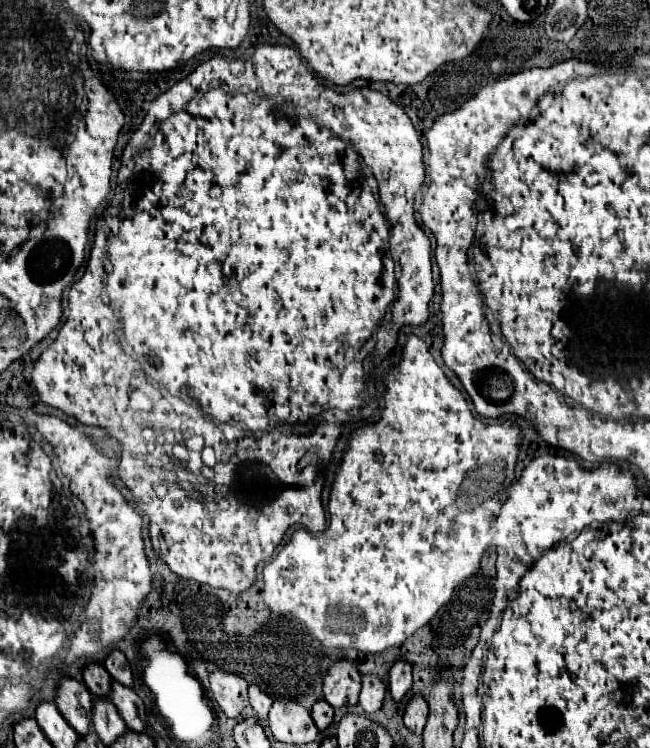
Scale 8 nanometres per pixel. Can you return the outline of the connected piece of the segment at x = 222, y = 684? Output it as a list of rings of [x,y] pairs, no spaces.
[[[214,671],[210,675],[210,691],[226,717],[240,721],[244,715],[248,715],[248,683],[242,677],[234,673]]]

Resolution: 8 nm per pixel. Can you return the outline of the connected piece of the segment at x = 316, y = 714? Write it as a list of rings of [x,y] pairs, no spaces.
[[[324,699],[312,707],[312,719],[314,719],[318,731],[326,731],[332,725],[332,715],[334,715],[334,711],[332,711],[332,707],[328,707],[328,703]]]

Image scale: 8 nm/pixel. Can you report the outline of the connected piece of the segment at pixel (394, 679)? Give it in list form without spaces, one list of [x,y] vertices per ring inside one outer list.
[[[406,659],[394,663],[394,667],[390,669],[390,679],[388,679],[388,687],[390,687],[390,695],[396,703],[402,703],[412,687],[412,667]]]

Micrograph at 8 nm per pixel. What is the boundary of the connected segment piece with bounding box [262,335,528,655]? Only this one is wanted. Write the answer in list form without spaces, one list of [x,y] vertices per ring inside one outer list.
[[[408,335],[408,341],[406,341],[406,345],[404,345],[404,351],[402,351],[402,361],[400,361],[400,363],[398,363],[398,367],[394,367],[394,369],[392,369],[392,371],[388,371],[388,373],[384,373],[384,387],[386,387],[386,393],[385,393],[385,396],[384,396],[384,398],[385,398],[385,404],[386,404],[386,411],[384,411],[384,415],[382,415],[382,419],[380,419],[380,421],[378,421],[378,423],[374,423],[374,425],[370,425],[370,427],[360,427],[360,429],[354,429],[354,431],[352,431],[352,435],[350,435],[350,437],[348,437],[348,447],[346,447],[346,451],[344,451],[344,455],[342,455],[342,461],[340,461],[340,465],[338,465],[338,469],[336,469],[336,473],[334,473],[334,481],[332,481],[332,489],[330,489],[330,501],[328,501],[328,513],[330,513],[330,523],[328,523],[328,529],[326,529],[326,531],[322,531],[322,533],[314,533],[314,535],[312,535],[312,533],[310,533],[310,535],[304,535],[304,531],[296,531],[296,533],[294,533],[294,535],[292,535],[292,537],[290,537],[290,541],[288,541],[288,543],[286,543],[286,545],[284,545],[284,547],[282,547],[282,551],[280,551],[280,553],[278,553],[278,555],[276,555],[276,557],[274,557],[274,559],[272,559],[272,561],[268,561],[268,563],[266,563],[266,565],[264,565],[264,569],[262,569],[262,577],[264,577],[264,603],[266,603],[266,607],[268,607],[268,609],[270,609],[270,611],[272,611],[272,613],[276,613],[276,615],[292,615],[292,617],[296,617],[296,619],[298,619],[298,621],[300,621],[300,623],[302,623],[302,625],[304,625],[304,627],[306,627],[306,629],[308,629],[308,631],[310,631],[310,633],[312,633],[312,635],[314,635],[314,637],[316,637],[316,639],[318,639],[318,641],[320,641],[320,643],[322,643],[322,645],[324,645],[324,647],[332,647],[332,649],[356,649],[356,651],[360,651],[360,653],[364,653],[364,655],[380,655],[380,653],[382,653],[382,651],[386,651],[386,649],[388,649],[388,647],[400,647],[400,645],[402,645],[402,643],[404,643],[404,641],[406,641],[406,639],[408,639],[408,637],[412,637],[412,635],[414,635],[414,631],[416,631],[416,629],[420,629],[420,627],[424,627],[424,625],[426,625],[426,623],[428,623],[428,621],[430,621],[430,619],[432,619],[432,617],[434,617],[434,615],[436,615],[436,611],[438,611],[438,609],[440,609],[440,607],[442,607],[442,605],[444,605],[444,603],[448,603],[448,601],[450,601],[450,597],[452,597],[452,595],[453,595],[453,592],[454,592],[454,589],[455,589],[455,587],[457,587],[457,586],[458,586],[458,585],[462,585],[462,583],[465,583],[465,581],[466,581],[466,580],[467,580],[467,579],[468,579],[468,578],[470,578],[470,577],[472,577],[472,576],[474,576],[474,575],[475,575],[475,574],[477,574],[477,573],[478,573],[478,571],[479,571],[479,569],[480,569],[480,559],[482,559],[482,557],[484,557],[484,553],[486,553],[486,551],[490,551],[490,553],[496,553],[496,559],[497,559],[497,552],[496,552],[496,549],[495,549],[495,546],[494,546],[494,543],[495,543],[495,541],[494,541],[494,535],[496,535],[496,527],[495,527],[495,526],[496,526],[496,525],[495,525],[495,522],[496,522],[496,517],[497,517],[497,516],[498,516],[498,511],[500,511],[500,507],[502,507],[502,505],[503,505],[503,504],[504,504],[504,503],[505,503],[505,502],[506,502],[506,499],[508,499],[508,495],[509,495],[509,492],[510,492],[510,487],[511,487],[511,486],[512,486],[512,485],[513,485],[513,484],[514,484],[514,483],[516,483],[516,481],[517,481],[517,480],[518,480],[518,479],[519,479],[519,478],[520,478],[520,475],[521,475],[521,474],[522,474],[522,471],[523,471],[523,469],[524,469],[524,468],[525,468],[525,467],[526,467],[526,466],[527,466],[527,465],[528,465],[528,461],[524,461],[524,463],[522,463],[522,461],[520,461],[520,455],[522,455],[522,451],[524,451],[524,453],[528,453],[528,450],[527,450],[527,448],[526,448],[526,449],[525,449],[525,450],[523,450],[523,449],[524,449],[524,448],[525,448],[525,447],[526,447],[526,446],[525,446],[525,445],[523,445],[523,446],[522,446],[522,448],[521,448],[521,449],[522,449],[522,450],[521,450],[521,451],[520,451],[520,439],[522,439],[522,433],[520,433],[520,427],[518,427],[518,423],[516,423],[516,422],[515,422],[515,423],[514,423],[514,421],[511,421],[511,420],[507,420],[507,421],[505,421],[505,422],[502,422],[502,423],[494,423],[494,425],[488,425],[488,423],[478,423],[478,419],[476,419],[476,417],[474,417],[474,415],[472,415],[472,411],[470,411],[470,407],[468,407],[468,401],[466,401],[466,399],[464,399],[464,395],[462,395],[462,393],[460,393],[460,391],[458,391],[458,389],[456,389],[456,387],[454,387],[454,385],[452,385],[452,383],[450,383],[450,381],[448,381],[448,377],[446,377],[446,375],[444,375],[444,371],[442,371],[442,369],[440,369],[440,367],[438,367],[438,365],[436,365],[436,361],[434,361],[434,359],[432,359],[432,355],[430,355],[430,349],[428,349],[428,347],[426,347],[426,343],[424,343],[424,341],[422,341],[422,339],[420,339],[420,337],[416,337],[416,335]]]

